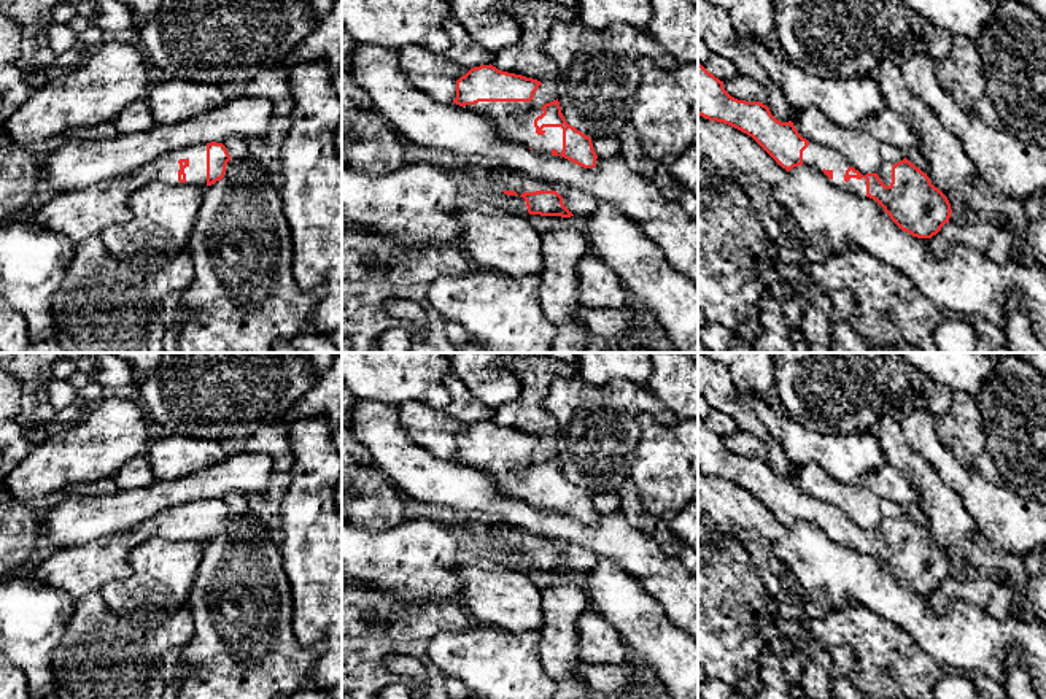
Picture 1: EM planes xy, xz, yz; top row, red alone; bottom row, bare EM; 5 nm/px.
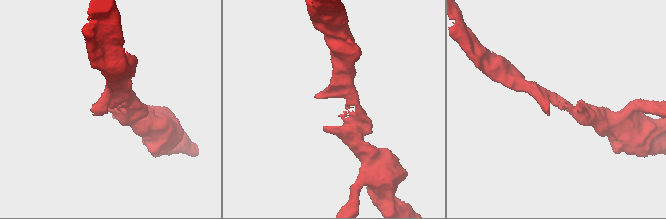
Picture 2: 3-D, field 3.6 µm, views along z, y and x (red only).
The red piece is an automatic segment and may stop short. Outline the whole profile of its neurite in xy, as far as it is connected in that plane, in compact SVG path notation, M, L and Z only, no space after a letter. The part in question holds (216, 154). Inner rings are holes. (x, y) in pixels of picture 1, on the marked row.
M200 143L164 154L130 175L54 195L37 211L33 224L70 238L75 245L99 237L107 227L130 218L129 199L145 184L211 186L224 178L231 156L223 143Z

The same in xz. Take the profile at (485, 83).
M491 64L480 65L456 81L453 103L485 113L510 143L595 168L598 156L591 138L566 122L558 98L540 108L531 103L540 84L533 78L501 71Z

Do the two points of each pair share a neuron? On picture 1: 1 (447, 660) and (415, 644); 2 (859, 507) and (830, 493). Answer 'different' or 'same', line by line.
1: different
2: same

